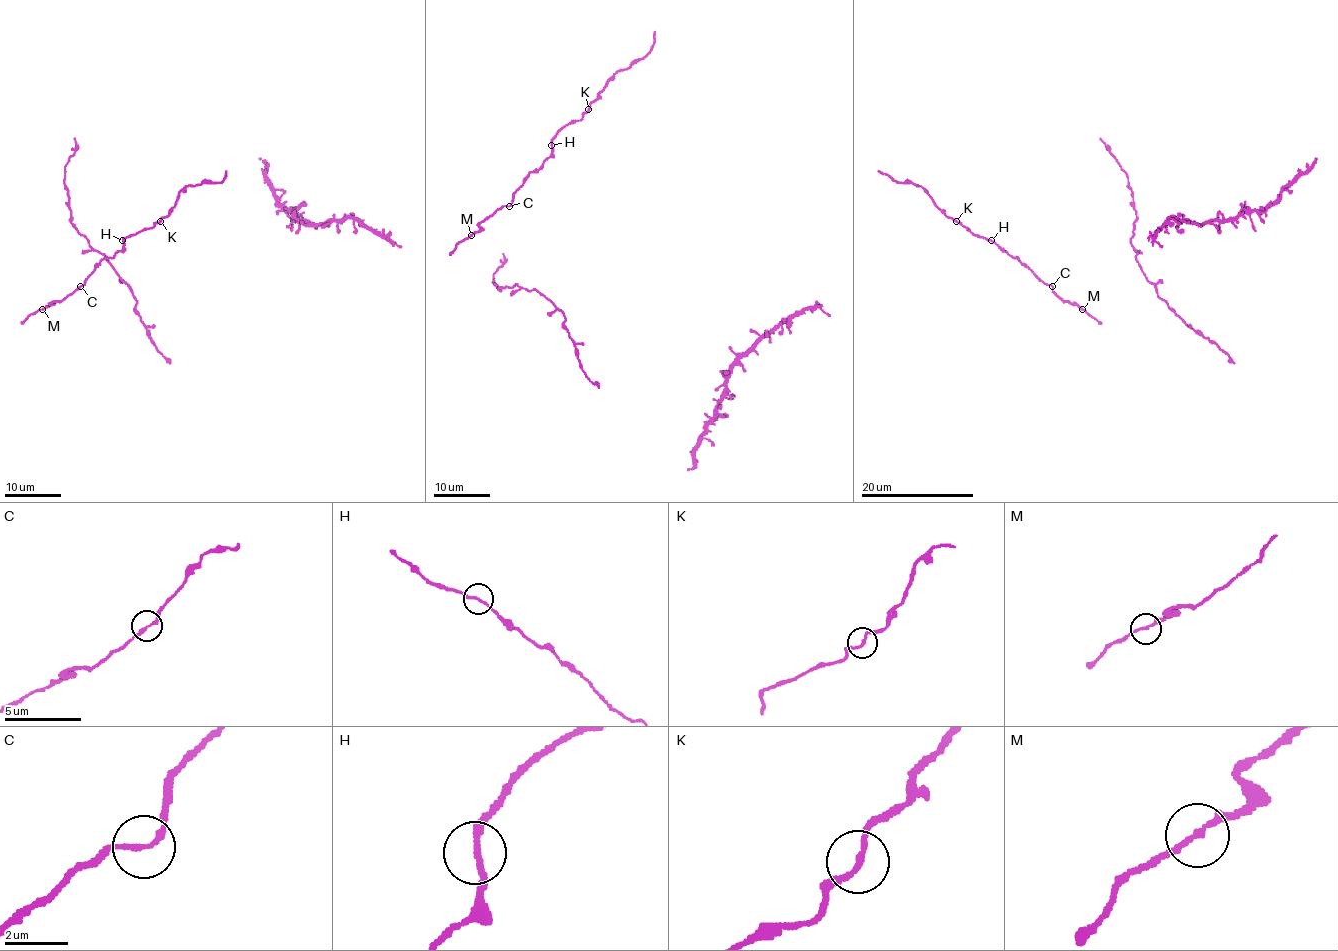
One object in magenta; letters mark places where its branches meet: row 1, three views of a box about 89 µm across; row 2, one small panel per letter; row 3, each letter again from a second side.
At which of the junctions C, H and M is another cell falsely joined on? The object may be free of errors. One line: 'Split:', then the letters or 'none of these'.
Split: H

